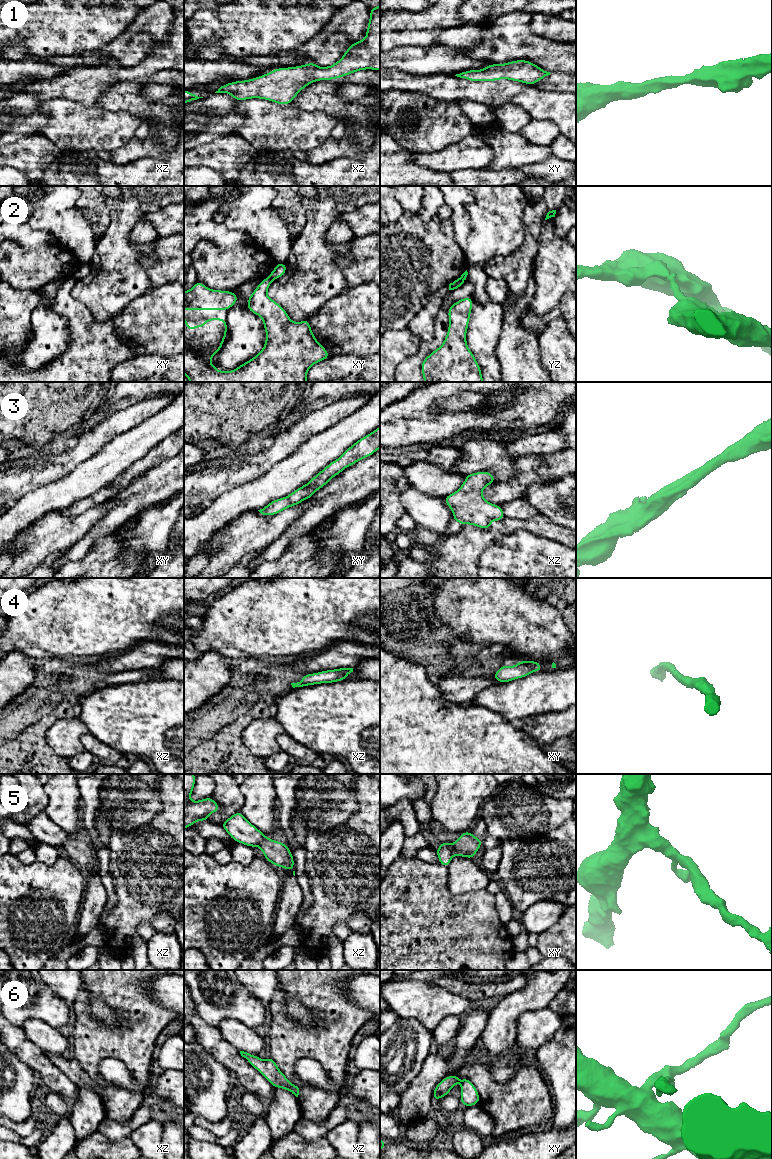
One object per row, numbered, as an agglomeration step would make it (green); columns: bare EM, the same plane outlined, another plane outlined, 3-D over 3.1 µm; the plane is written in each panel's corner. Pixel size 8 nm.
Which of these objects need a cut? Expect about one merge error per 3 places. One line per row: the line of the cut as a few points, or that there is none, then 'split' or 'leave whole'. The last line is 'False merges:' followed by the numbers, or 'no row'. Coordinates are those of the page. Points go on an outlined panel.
1: no cut | leave whole
2: xy (268, 276), (271, 280) | split
3: no cut | leave whole
4: no cut | leave whole
5: no cut | leave whole
6: no cut | leave whole
False merges: 2

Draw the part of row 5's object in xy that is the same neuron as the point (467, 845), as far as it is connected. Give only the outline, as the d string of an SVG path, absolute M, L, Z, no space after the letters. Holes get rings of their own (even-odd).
M470 831L463 832L455 843L441 842L435 850L439 864L448 867L453 856L456 854L460 857L474 859L474 855L482 846L482 839L475 837Z

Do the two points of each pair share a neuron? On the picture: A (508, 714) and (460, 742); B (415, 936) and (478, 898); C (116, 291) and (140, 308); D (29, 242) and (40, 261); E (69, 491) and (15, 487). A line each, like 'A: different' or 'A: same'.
A: different
B: same
C: different
D: different
E: different

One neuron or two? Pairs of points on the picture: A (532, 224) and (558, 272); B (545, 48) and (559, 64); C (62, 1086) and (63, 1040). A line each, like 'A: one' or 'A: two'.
A: two
B: one
C: two

